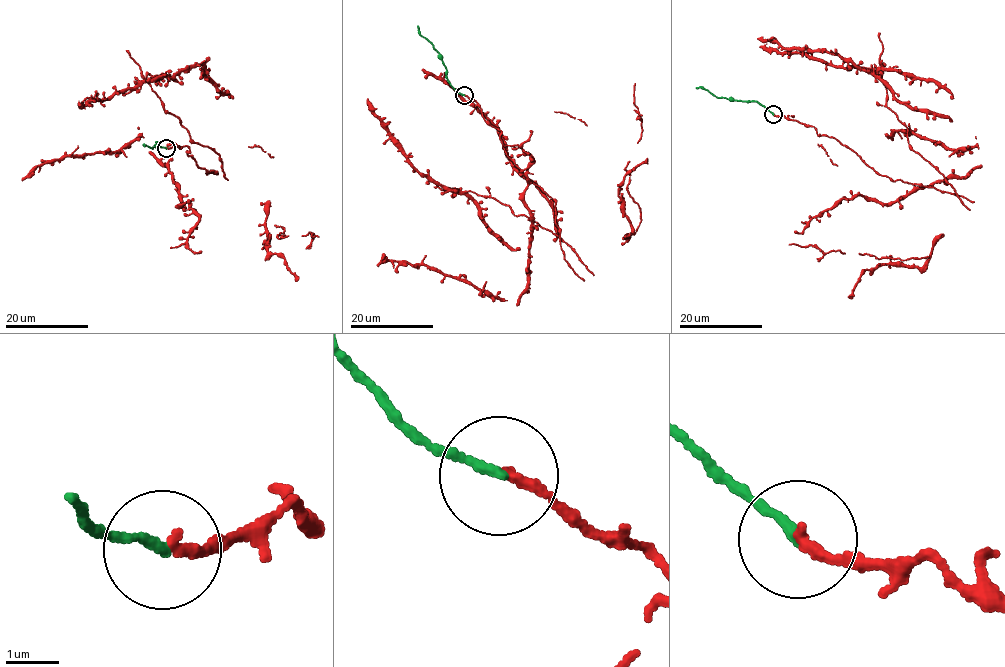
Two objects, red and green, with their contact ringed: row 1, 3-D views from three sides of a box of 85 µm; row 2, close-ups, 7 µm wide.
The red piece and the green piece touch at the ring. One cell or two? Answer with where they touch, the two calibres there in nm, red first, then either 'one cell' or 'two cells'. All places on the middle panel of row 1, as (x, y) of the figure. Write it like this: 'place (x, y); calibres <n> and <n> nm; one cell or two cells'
place (464, 95); calibres 200 and 180 nm; one cell

